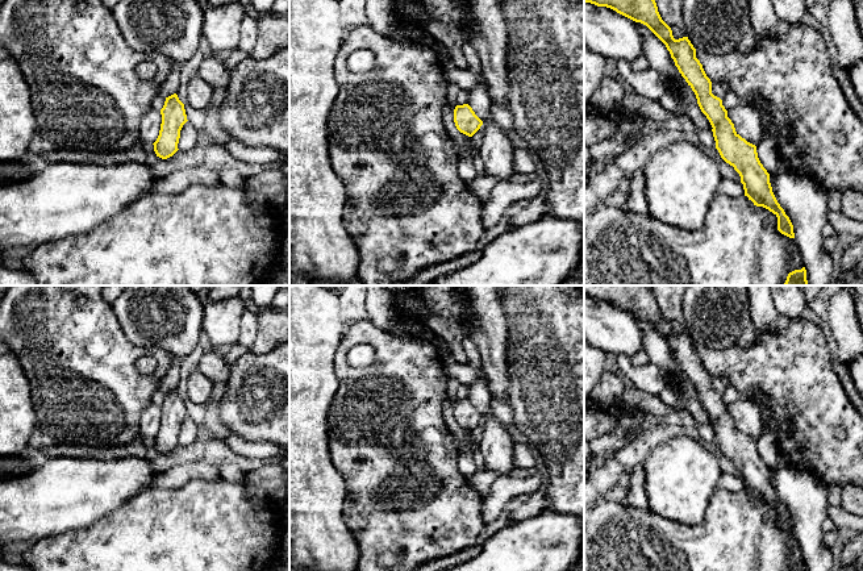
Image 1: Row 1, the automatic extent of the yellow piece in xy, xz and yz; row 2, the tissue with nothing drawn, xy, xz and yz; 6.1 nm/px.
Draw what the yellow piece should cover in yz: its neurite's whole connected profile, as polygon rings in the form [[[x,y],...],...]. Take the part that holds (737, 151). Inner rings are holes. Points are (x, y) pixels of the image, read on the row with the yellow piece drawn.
[[[584,0],[606,7],[646,25],[667,47],[681,76],[696,95],[701,112],[712,125],[716,149],[721,158],[741,176],[745,196],[756,207],[763,207],[777,217],[777,230],[795,238],[793,225],[777,203],[770,183],[770,174],[758,158],[756,146],[742,138],[727,117],[722,100],[712,93],[712,82],[696,58],[696,49],[683,37],[675,39],[671,28],[662,20],[655,0]]]

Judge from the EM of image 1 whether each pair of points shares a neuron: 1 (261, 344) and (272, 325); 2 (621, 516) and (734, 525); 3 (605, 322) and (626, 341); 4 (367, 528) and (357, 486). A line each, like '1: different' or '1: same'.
1: same
2: same
3: same
4: same

